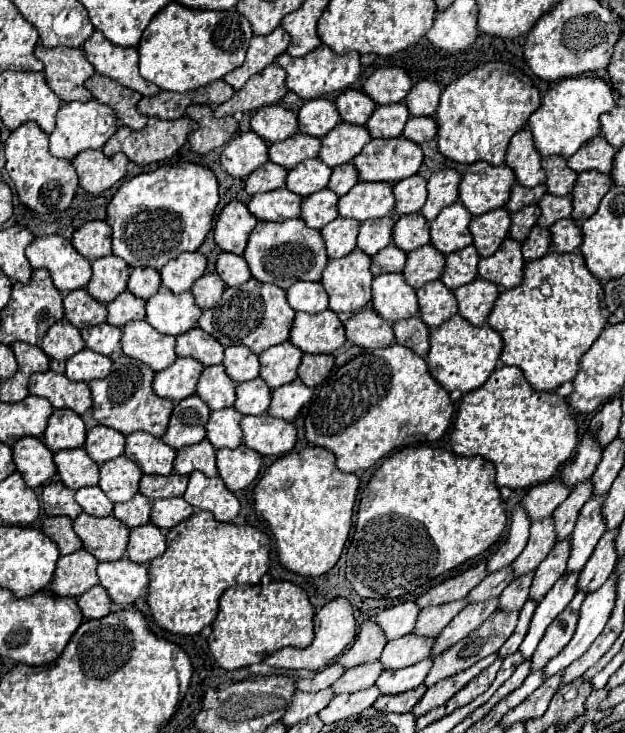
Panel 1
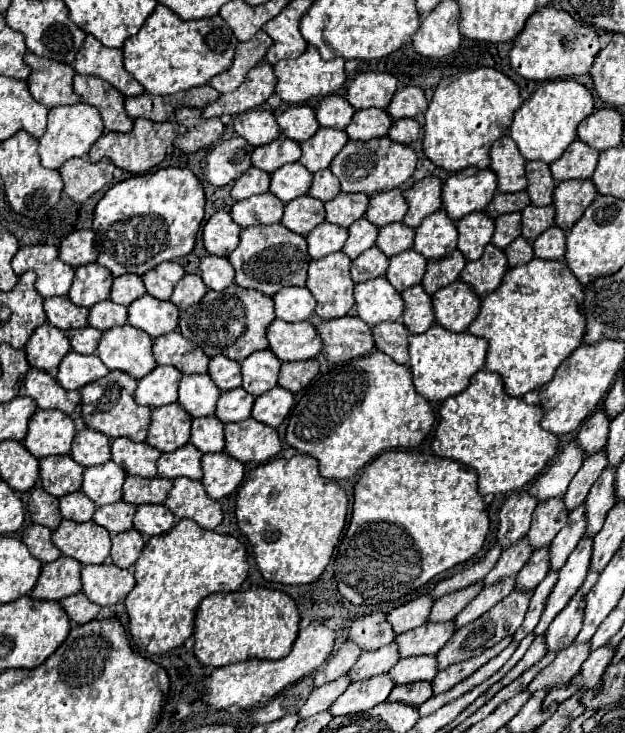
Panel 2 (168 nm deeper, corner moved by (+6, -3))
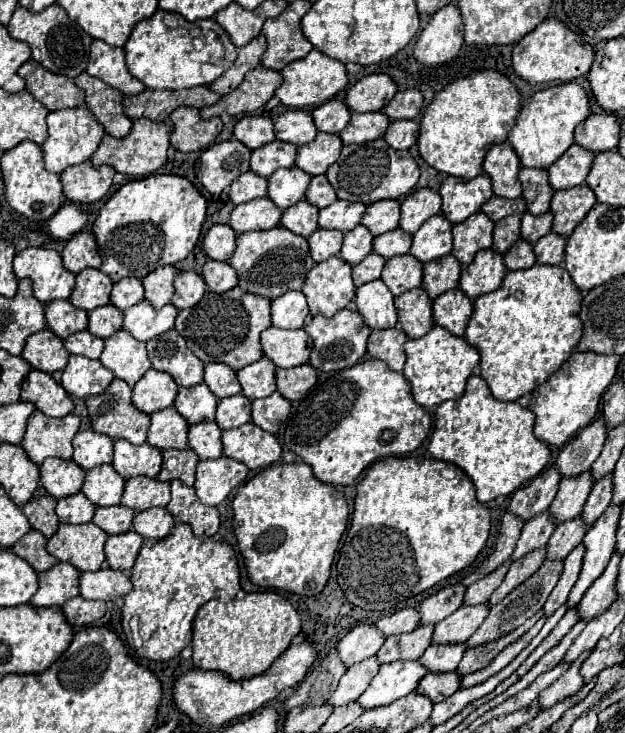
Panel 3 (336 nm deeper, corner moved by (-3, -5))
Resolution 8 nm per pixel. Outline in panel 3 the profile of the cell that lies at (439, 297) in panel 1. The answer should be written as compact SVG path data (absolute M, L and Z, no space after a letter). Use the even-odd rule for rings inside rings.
M415 288L395 298L399 322L409 338L421 338L433 328L433 300L423 288Z

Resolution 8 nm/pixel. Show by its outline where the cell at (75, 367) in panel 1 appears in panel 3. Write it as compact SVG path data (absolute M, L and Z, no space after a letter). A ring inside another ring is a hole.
M71 356L67 368L63 370L61 386L75 398L87 398L91 394L103 392L113 378L115 376L99 360Z

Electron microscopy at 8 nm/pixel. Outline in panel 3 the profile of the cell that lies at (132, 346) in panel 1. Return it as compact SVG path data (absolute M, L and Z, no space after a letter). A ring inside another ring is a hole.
M119 330L105 338L105 350L99 360L129 386L135 386L137 380L143 378L143 372L151 370L147 344L135 340L127 330Z

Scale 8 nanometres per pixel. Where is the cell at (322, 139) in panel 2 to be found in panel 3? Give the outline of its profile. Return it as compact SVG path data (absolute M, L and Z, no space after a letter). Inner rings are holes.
M319 132L317 138L309 144L297 148L297 166L311 176L325 174L327 168L339 158L343 142L337 134Z

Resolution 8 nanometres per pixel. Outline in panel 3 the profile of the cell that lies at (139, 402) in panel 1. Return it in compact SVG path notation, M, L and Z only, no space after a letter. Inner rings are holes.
M113 380L101 394L87 398L87 410L95 432L107 434L113 440L129 440L143 444L147 440L149 416L139 412L131 402L131 386L123 380Z

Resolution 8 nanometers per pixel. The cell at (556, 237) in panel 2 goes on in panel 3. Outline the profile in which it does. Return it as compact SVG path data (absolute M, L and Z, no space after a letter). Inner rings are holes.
M549 232L533 248L537 254L537 262L539 264L561 264L565 258L565 244L567 240L561 234Z

